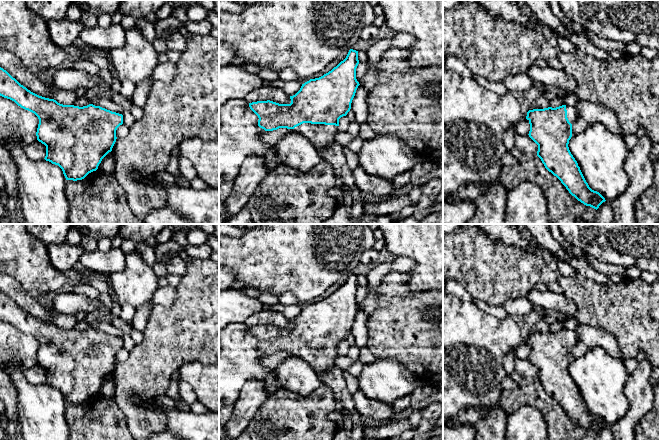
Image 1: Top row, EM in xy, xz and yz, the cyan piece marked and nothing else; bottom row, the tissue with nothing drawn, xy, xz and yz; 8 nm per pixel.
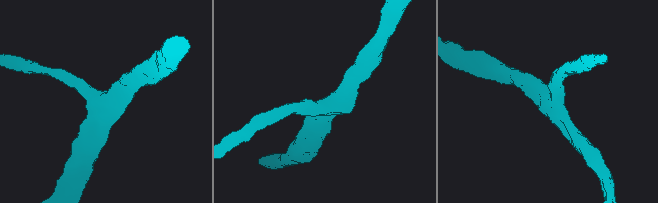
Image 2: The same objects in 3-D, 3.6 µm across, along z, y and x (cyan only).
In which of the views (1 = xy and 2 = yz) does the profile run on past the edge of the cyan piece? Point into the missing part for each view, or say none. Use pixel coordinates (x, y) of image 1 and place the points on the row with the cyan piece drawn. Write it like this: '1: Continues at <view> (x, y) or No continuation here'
1: No continuation here
2: Continues at yz (572, 114)

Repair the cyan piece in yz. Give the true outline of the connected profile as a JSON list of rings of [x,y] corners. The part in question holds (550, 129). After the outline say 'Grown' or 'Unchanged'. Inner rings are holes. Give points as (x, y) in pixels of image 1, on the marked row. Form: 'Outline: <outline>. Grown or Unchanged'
Outline: [[[568,105],[529,110],[526,116],[530,124],[528,135],[538,145],[537,156],[541,159],[545,168],[556,176],[578,201],[597,210],[606,200],[599,192],[589,187],[568,147],[569,140],[572,137],[572,123],[578,117],[576,108]]]. Grown

